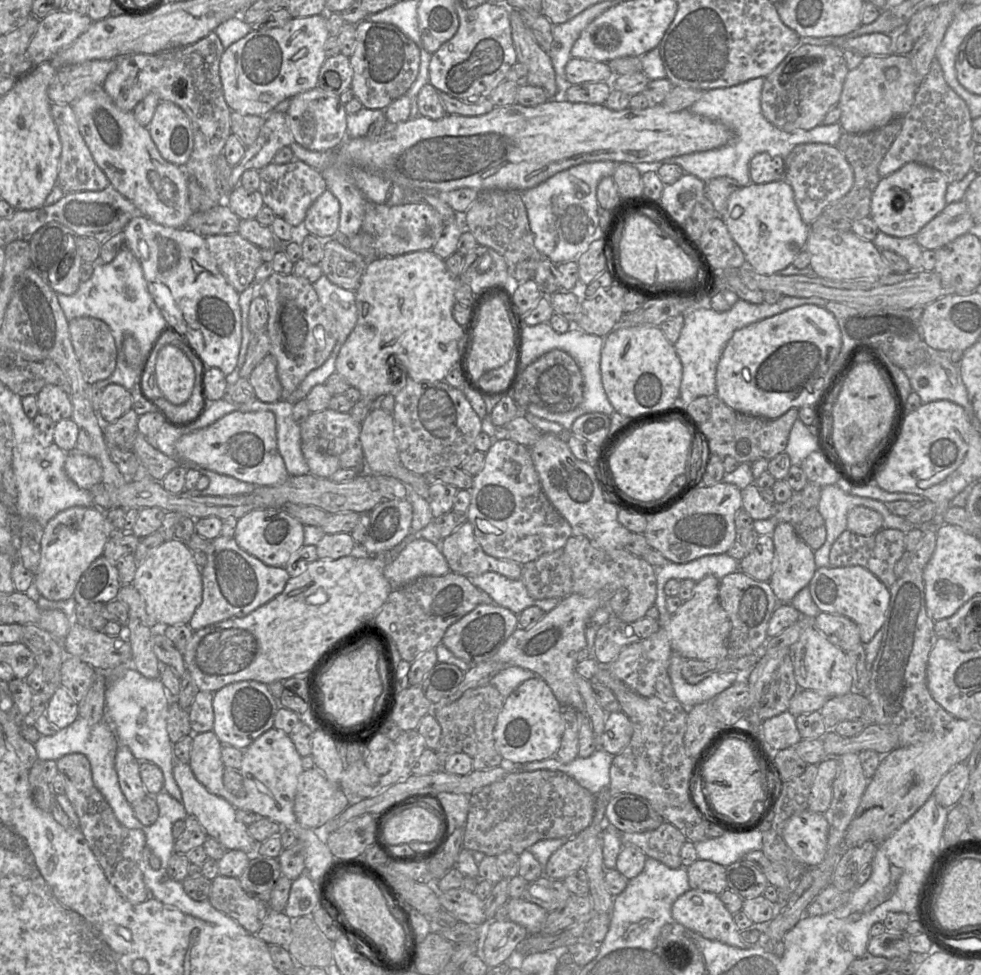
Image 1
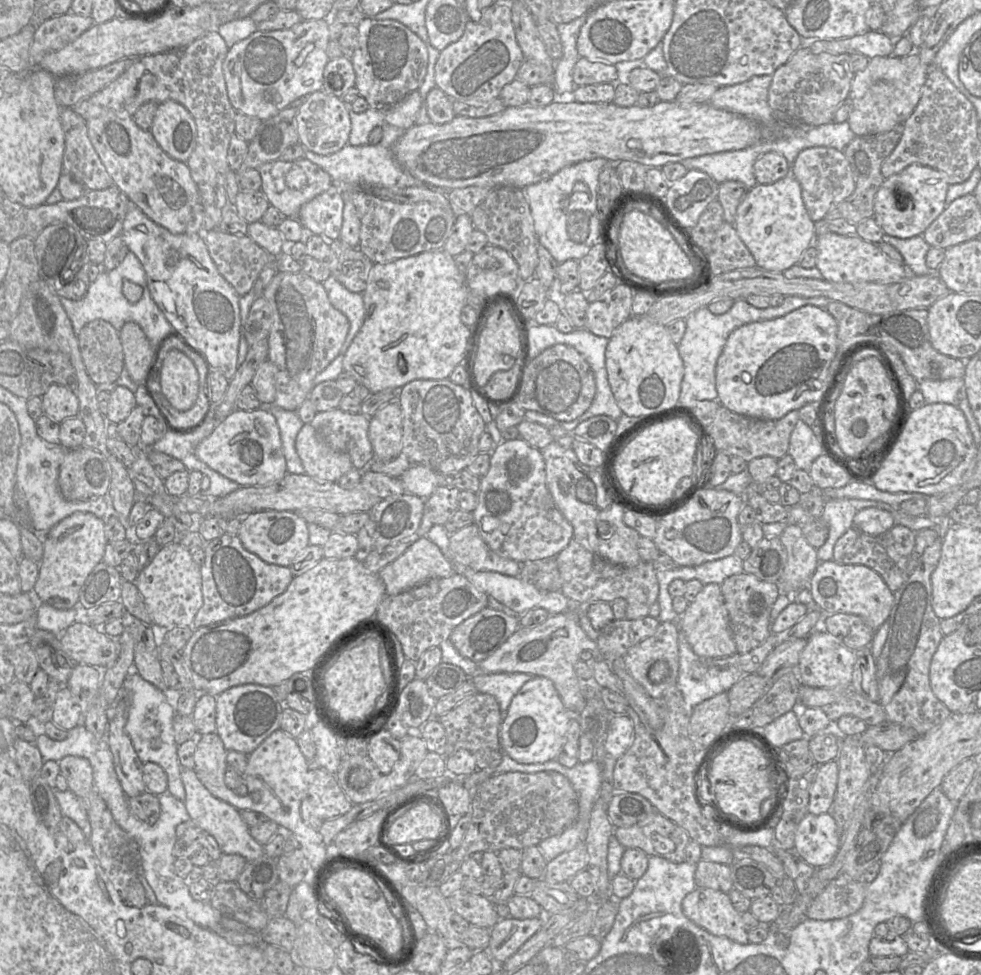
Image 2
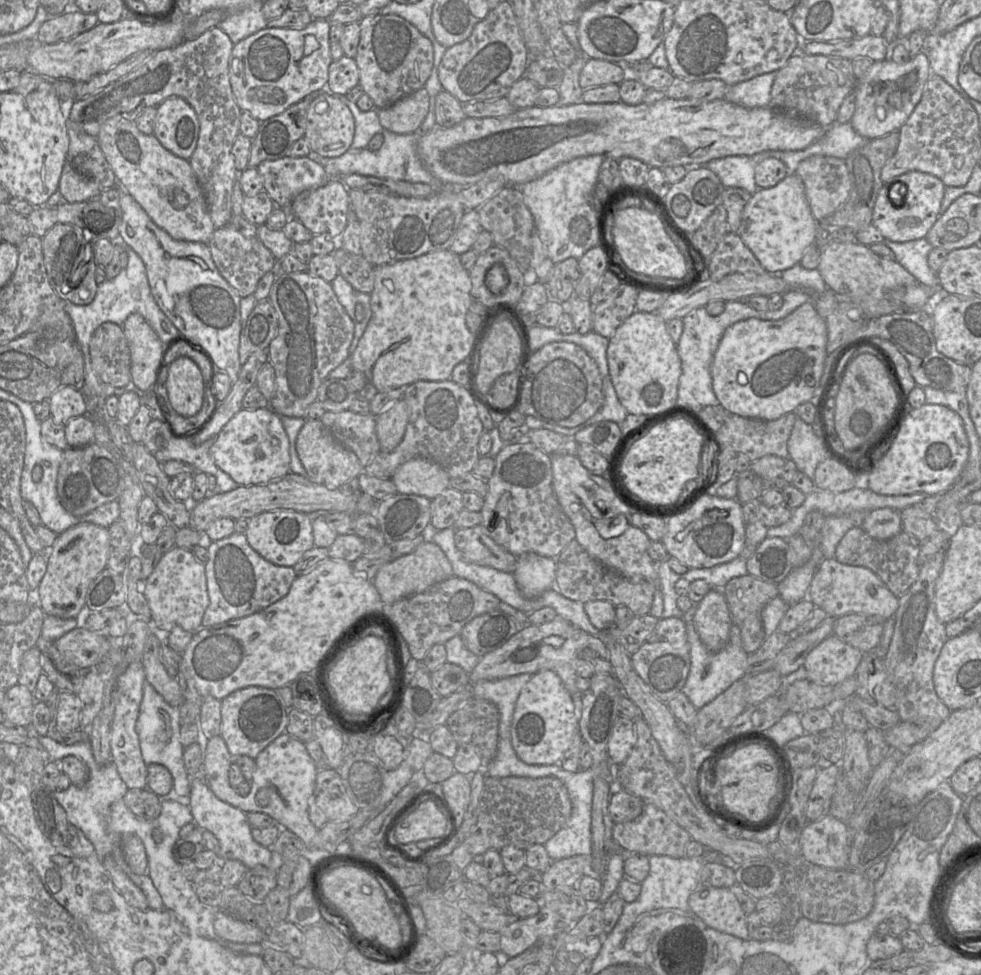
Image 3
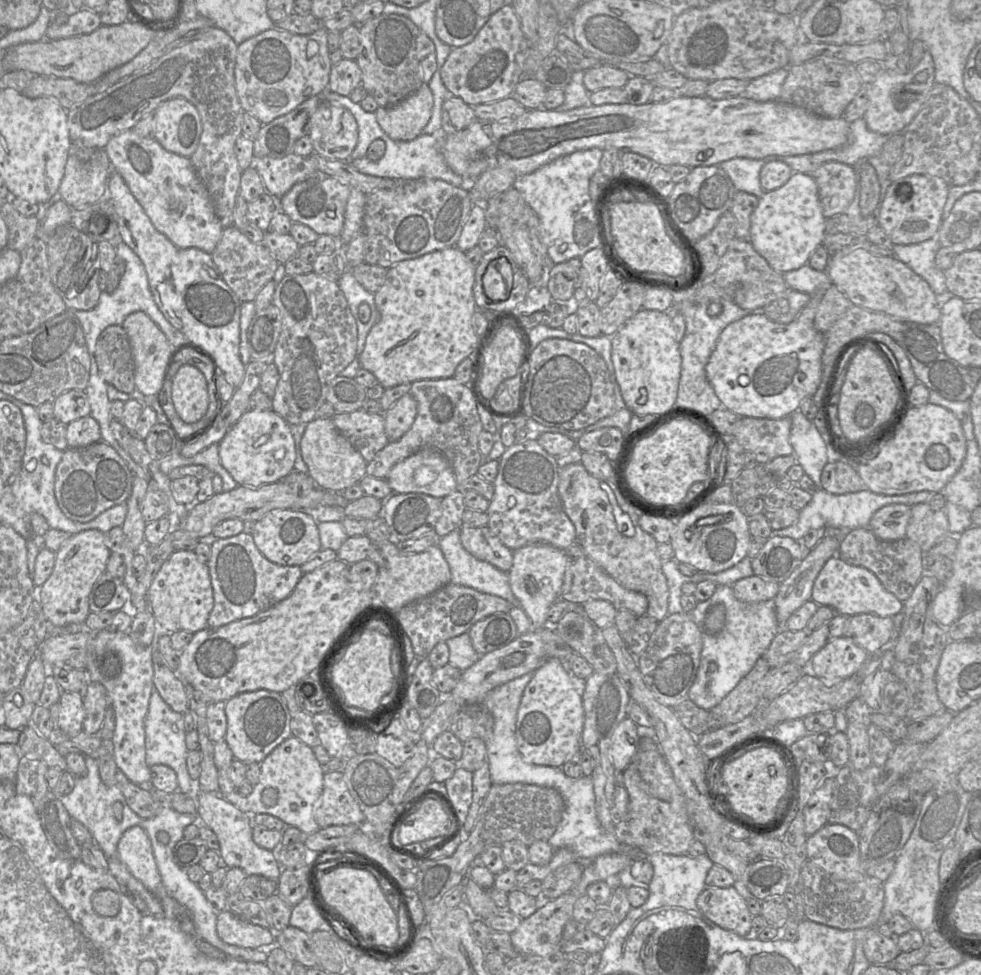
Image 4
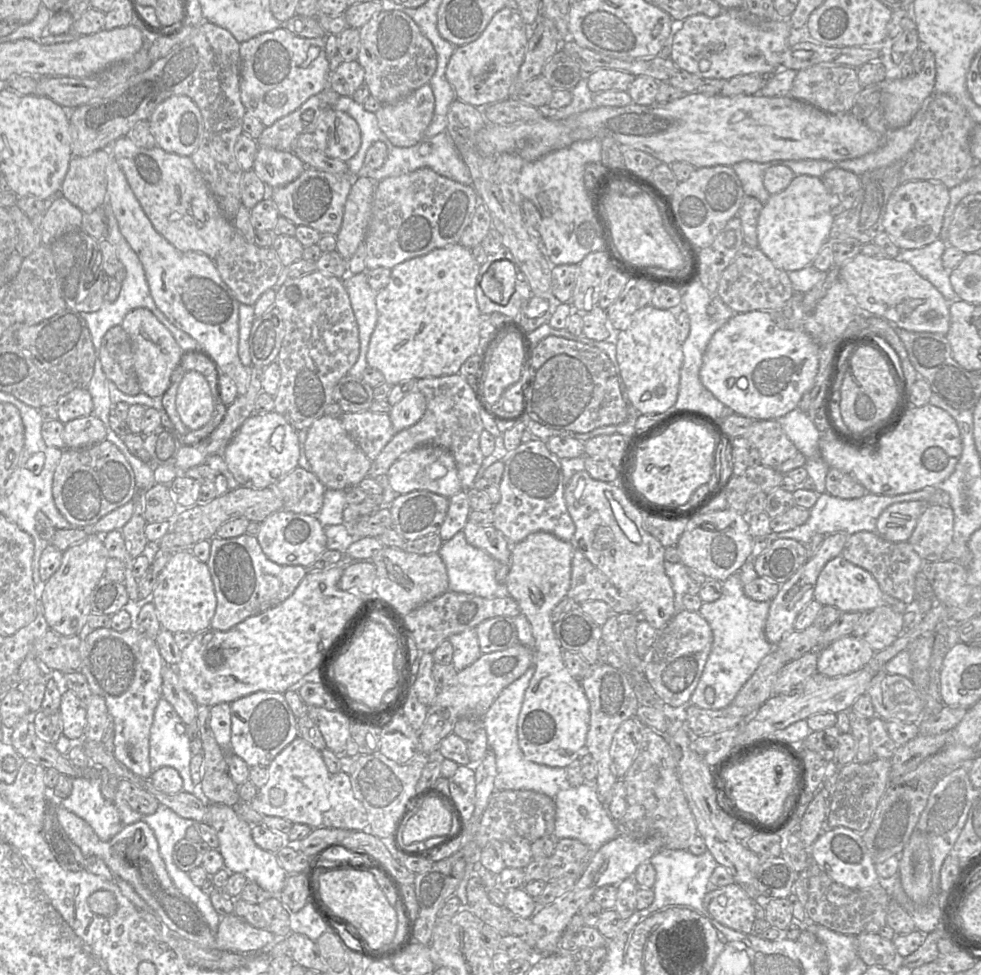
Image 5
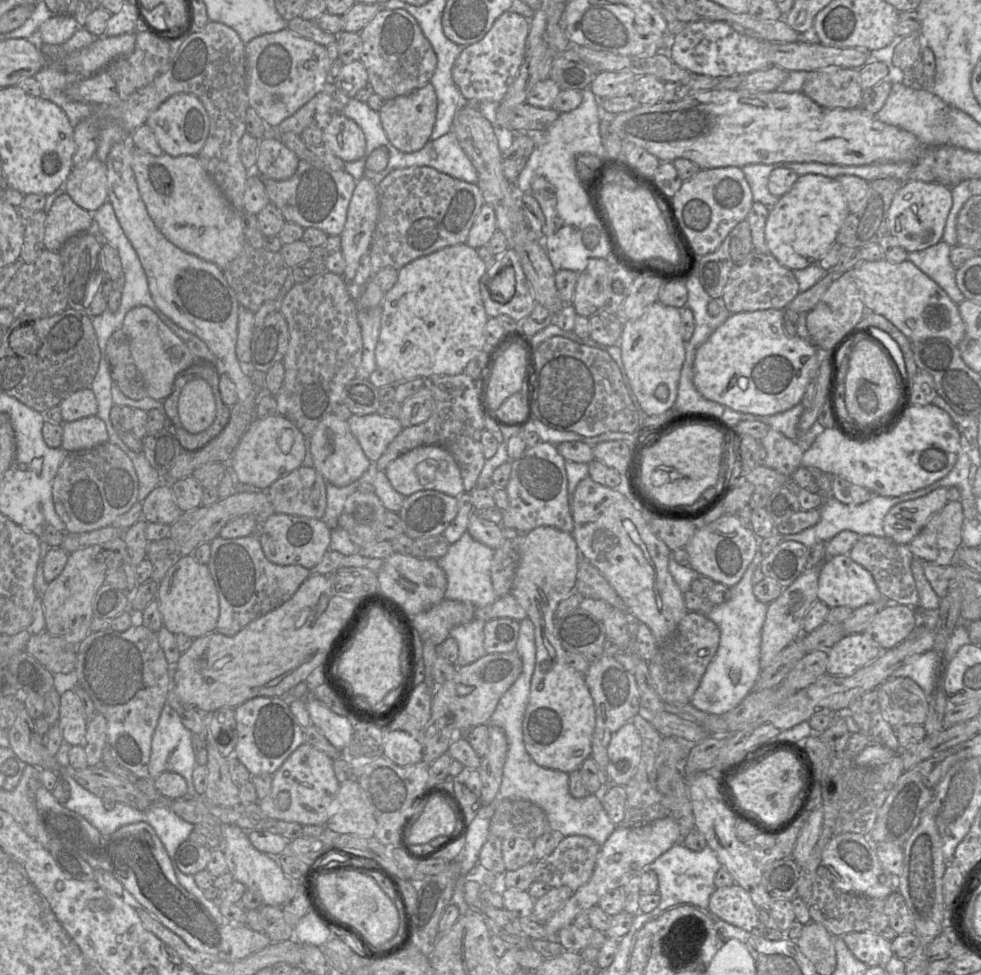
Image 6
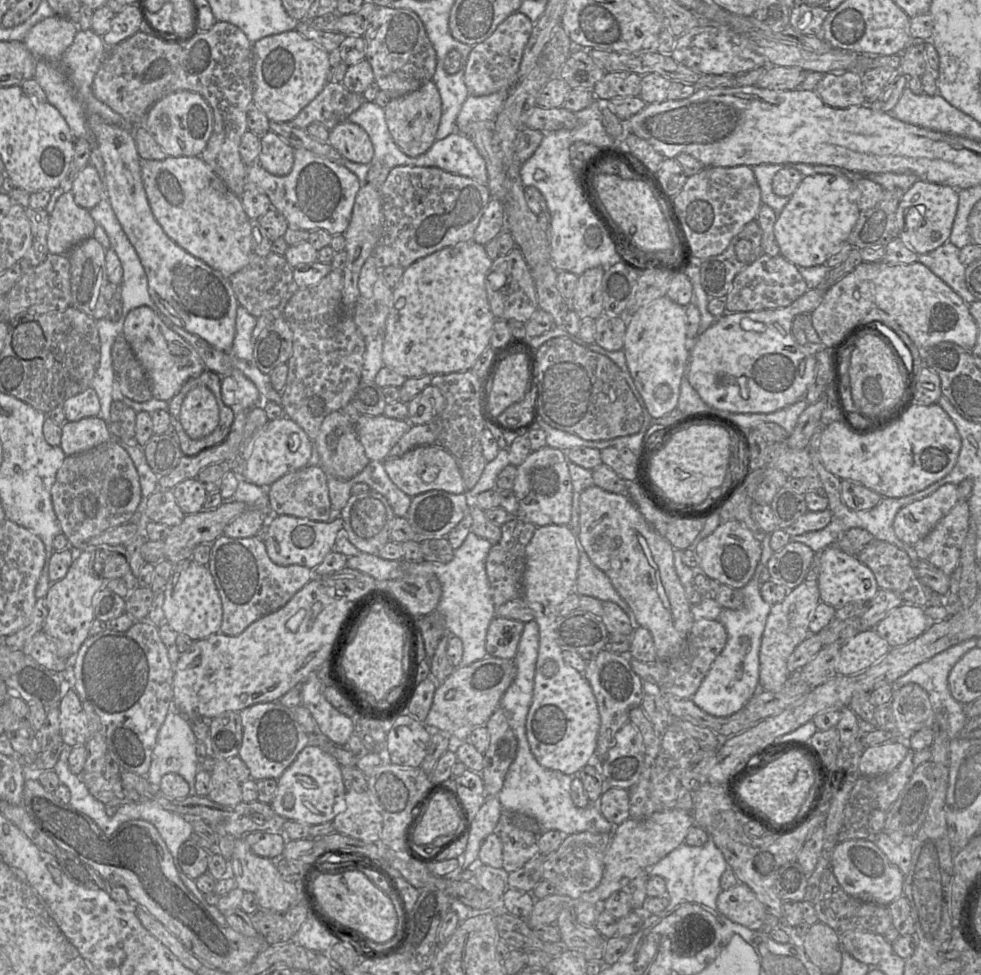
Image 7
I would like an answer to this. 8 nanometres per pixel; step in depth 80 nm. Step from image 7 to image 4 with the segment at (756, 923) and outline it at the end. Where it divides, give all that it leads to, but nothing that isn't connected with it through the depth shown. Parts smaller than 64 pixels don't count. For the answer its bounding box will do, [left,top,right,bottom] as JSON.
[696,886,752,937]

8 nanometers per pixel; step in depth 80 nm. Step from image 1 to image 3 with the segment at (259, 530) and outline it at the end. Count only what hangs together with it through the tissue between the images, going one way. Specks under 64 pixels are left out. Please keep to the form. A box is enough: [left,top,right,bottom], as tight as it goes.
[245,510,314,567]

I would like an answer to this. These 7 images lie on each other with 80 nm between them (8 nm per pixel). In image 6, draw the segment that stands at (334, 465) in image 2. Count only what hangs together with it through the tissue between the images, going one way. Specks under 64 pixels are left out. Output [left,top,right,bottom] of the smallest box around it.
[310,413,371,487]

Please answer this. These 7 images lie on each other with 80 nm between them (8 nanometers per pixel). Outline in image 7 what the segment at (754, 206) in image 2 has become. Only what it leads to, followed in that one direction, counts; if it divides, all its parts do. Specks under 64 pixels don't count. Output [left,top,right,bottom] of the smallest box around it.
[774,176,860,267]

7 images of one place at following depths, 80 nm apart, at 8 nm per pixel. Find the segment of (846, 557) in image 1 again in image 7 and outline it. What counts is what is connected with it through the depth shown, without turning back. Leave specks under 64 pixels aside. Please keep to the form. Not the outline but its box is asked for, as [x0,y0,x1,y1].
[856,539,928,608]

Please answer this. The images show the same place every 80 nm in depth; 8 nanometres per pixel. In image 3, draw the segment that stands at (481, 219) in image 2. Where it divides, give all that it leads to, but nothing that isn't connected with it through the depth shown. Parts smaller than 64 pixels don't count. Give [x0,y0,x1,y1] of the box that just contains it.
[477,186,534,274]

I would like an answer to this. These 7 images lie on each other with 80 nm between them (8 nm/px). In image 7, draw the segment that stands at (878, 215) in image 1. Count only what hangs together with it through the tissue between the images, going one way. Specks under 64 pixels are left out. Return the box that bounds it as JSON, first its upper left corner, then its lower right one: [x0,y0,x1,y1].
[896,179,959,254]

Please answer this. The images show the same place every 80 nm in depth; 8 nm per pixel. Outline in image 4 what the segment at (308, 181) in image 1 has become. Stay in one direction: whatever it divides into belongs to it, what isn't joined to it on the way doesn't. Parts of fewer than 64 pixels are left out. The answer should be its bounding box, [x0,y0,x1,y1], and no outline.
[254,153,321,198]

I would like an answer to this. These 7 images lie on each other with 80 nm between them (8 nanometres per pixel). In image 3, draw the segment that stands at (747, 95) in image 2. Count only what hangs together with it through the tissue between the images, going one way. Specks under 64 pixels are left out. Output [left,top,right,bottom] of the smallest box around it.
[724,72,777,107]

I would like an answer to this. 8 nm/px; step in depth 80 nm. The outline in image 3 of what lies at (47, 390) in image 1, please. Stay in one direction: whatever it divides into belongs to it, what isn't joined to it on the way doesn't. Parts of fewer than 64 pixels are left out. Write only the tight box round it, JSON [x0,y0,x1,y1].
[48,387,88,425]

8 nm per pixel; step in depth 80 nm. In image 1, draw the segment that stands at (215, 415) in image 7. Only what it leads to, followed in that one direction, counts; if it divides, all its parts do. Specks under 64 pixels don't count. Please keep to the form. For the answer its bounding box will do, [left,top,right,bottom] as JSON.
[155,344,195,405]

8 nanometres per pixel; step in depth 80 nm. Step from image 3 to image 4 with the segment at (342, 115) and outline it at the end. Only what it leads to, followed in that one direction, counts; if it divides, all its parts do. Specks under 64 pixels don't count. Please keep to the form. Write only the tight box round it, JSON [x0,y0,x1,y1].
[308,102,358,160]

